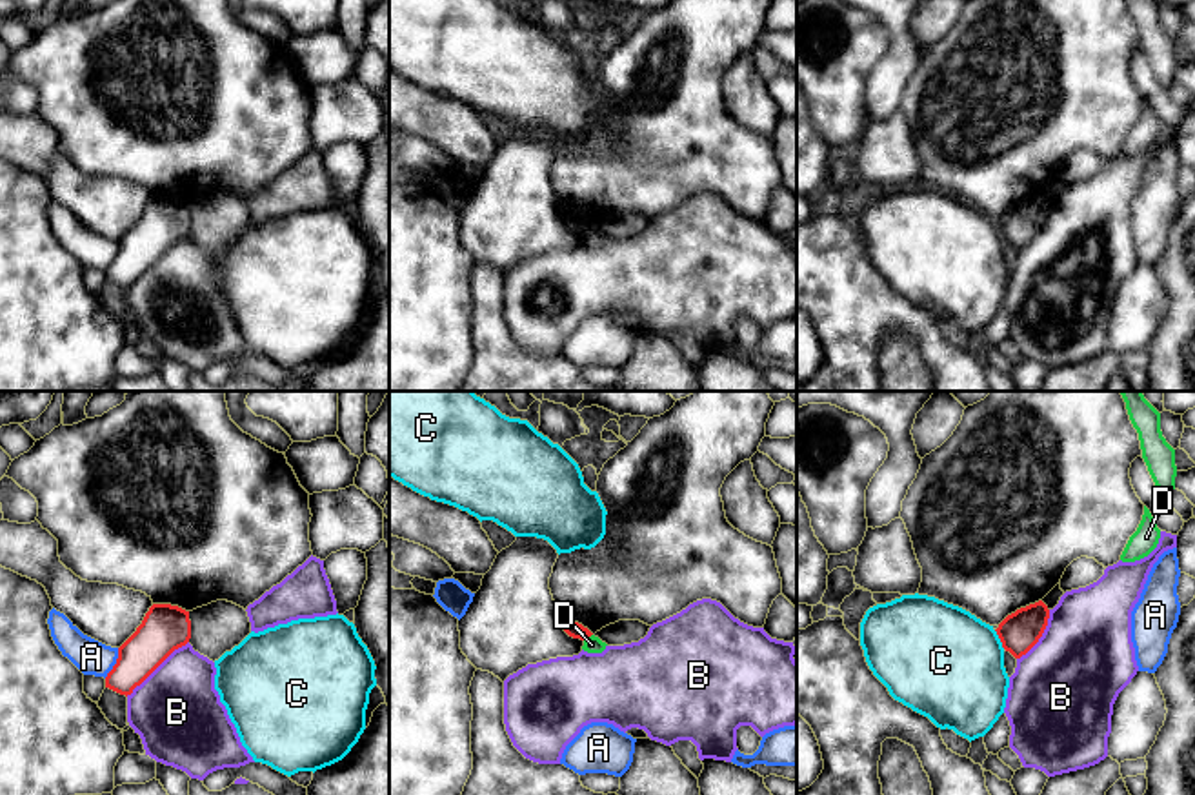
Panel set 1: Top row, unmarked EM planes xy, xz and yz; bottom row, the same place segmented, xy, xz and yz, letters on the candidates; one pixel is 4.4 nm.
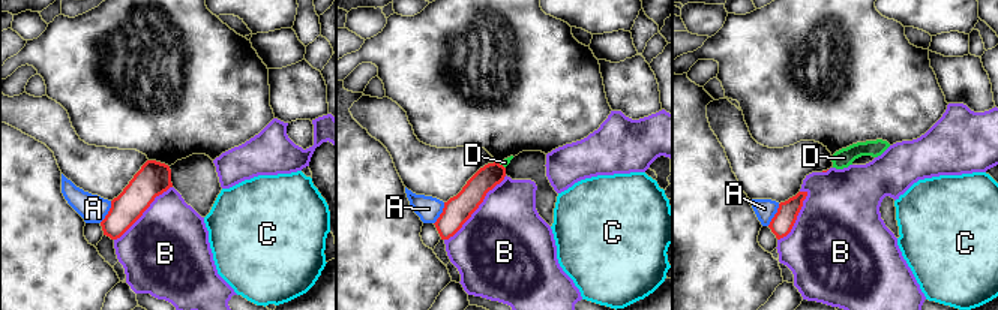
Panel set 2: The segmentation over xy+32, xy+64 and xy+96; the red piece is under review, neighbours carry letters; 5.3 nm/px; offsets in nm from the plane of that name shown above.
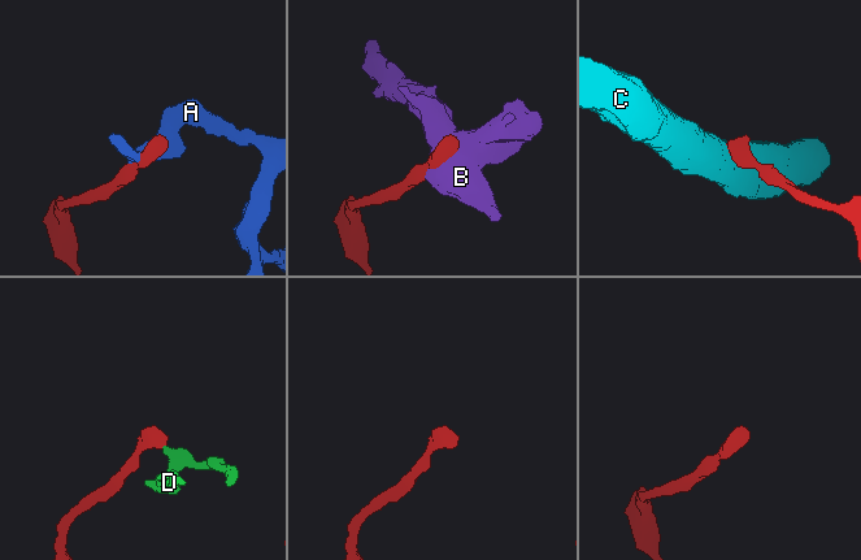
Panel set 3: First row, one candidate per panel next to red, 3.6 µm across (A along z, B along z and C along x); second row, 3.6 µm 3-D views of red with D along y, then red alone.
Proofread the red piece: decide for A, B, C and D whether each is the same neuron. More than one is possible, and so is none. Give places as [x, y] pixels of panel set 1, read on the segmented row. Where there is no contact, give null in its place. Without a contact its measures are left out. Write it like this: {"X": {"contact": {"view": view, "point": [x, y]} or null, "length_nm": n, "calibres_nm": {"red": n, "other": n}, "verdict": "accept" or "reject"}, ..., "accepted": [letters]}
{"A": {"contact": {"view": "xy", "point": [117, 663]}, "length_nm": 150, "calibres_nm": {"red": 200, "other": 160}, "verdict": "reject"}, "B": {"contact": {"view": "xy", "point": [157, 666]}, "length_nm": 380, "calibres_nm": {"red": 200, "other": 400}, "verdict": "reject"}, "C": {"contact": {"view": "yz", "point": [999, 637]}, "length_nm": 100, "calibres_nm": {"red": 180, "other": 480}, "verdict": "reject"}, "D": {"contact": {"view": "xz", "point": [588, 635]}, "length_nm": 50, "calibres_nm": {"red": 70, "other": 80}, "verdict": "reject"}, "accepted": []}

